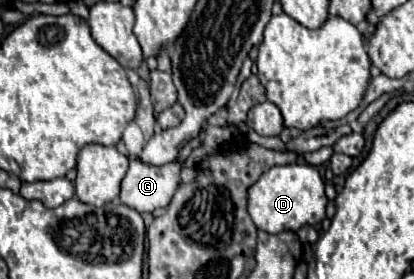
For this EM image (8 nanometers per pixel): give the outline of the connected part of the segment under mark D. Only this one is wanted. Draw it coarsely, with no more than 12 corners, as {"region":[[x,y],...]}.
{"region":[[310,164],[274,166],[248,188],[258,230],[278,234],[326,218]]}

